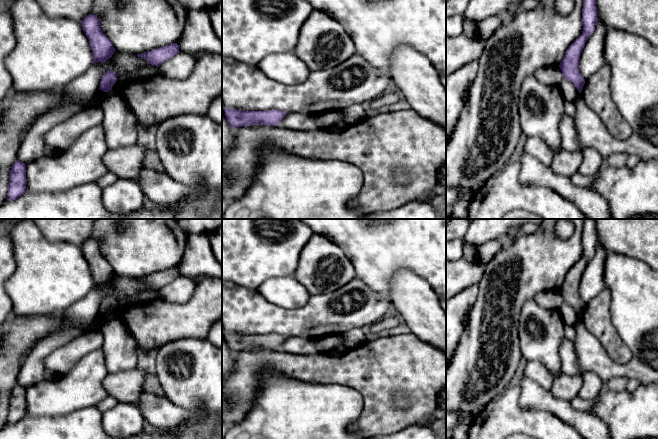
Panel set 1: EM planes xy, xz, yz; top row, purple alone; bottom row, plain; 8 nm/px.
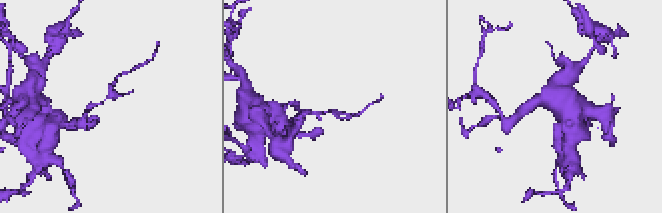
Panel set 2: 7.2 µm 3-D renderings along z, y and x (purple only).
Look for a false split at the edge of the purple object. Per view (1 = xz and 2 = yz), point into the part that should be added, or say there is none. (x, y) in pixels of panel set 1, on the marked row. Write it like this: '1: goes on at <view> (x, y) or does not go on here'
1: does not go on here
2: does not go on here

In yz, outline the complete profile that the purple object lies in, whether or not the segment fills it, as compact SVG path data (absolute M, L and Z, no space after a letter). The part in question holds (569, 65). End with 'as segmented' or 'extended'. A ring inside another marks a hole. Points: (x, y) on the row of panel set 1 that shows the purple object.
M584 0L582 8L583 33L568 47L559 65L563 78L571 81L580 93L585 84L578 68L580 55L589 36L594 32L597 14L596 0Z; as segmented

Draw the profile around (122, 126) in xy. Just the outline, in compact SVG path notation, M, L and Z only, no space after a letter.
M117 89L109 91L100 107L104 113L100 124L107 130L105 139L109 150L135 145L138 120L121 93Z

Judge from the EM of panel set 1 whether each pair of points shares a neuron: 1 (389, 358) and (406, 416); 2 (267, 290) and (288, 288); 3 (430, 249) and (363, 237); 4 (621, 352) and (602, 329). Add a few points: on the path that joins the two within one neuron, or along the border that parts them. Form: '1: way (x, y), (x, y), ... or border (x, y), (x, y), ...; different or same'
1: way (403, 372), (412, 381), (412, 402); same
2: way (272, 290), (283, 290); same
3: way (413, 237), (380, 237); same
4: way (615, 346), (607, 335); same

